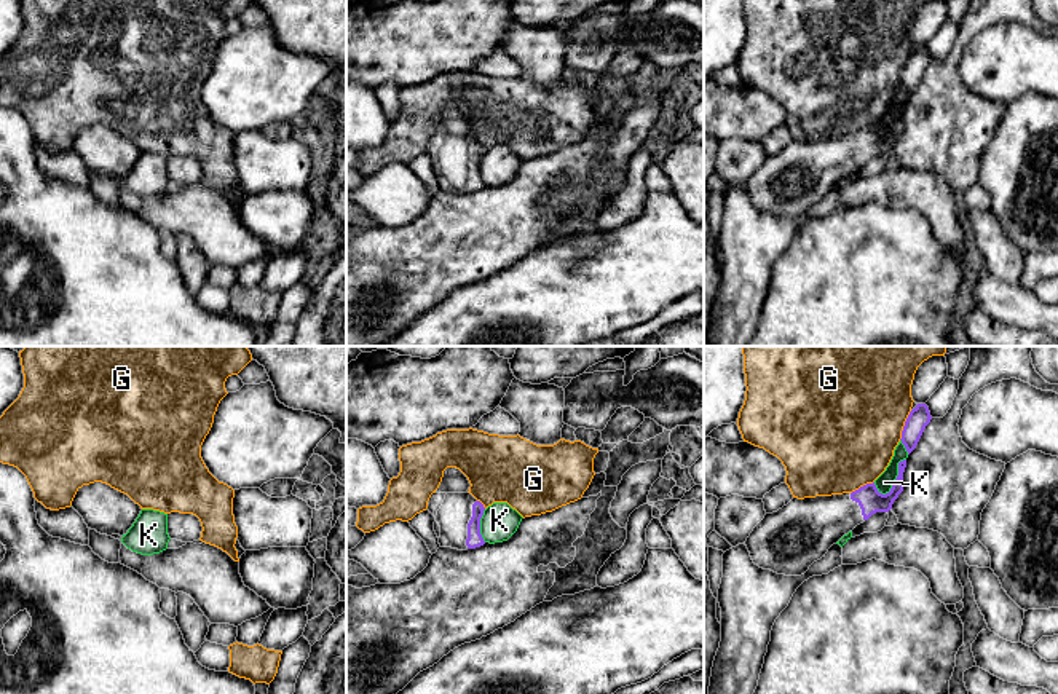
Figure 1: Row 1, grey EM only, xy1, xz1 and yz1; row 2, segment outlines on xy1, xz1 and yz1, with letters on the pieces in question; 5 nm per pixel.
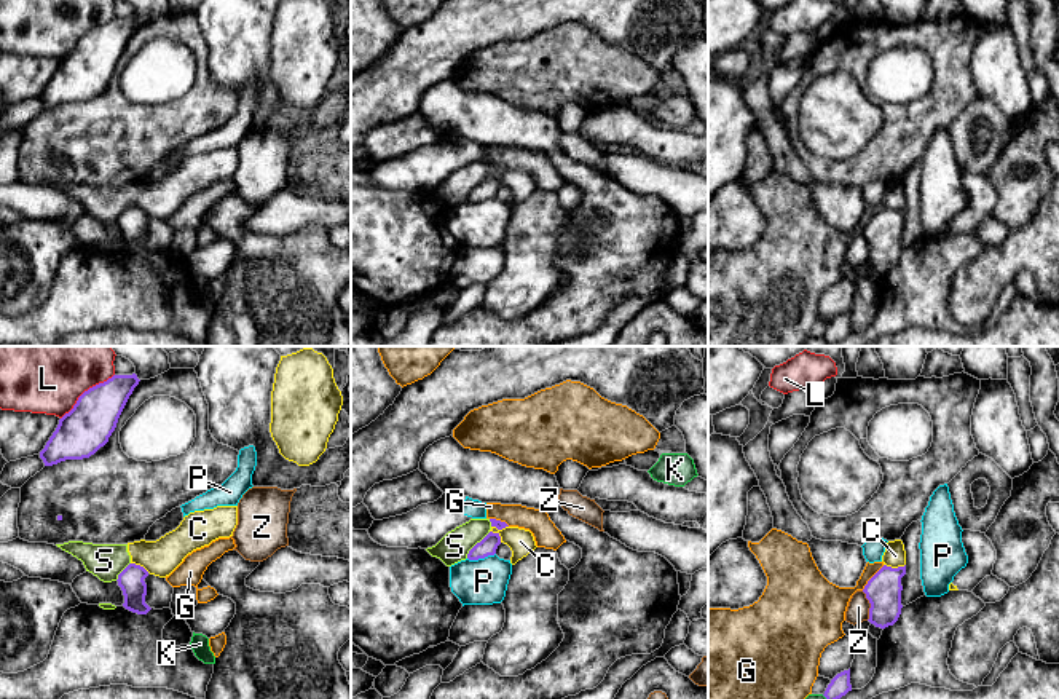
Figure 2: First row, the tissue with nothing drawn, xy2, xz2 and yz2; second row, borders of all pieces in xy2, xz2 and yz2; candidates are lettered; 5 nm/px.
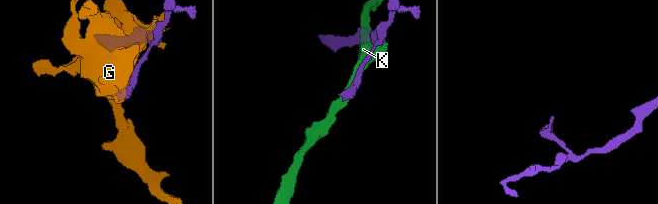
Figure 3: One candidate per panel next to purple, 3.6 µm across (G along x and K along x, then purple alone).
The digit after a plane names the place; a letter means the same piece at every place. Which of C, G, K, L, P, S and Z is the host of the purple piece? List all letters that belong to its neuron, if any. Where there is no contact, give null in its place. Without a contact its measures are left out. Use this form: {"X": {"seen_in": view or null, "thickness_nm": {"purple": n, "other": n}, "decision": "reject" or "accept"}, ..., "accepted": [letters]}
{"C": {"seen_in": "yz2", "thickness_nm": {"purple": 180, "other": 110}, "decision": "reject"}, "G": {"seen_in": "yz1", "thickness_nm": {"purple": 110, "other": 480}, "decision": "reject"}, "K": {"seen_in": "yz1", "thickness_nm": {"purple": 120, "other": 90}, "decision": "reject"}, "L": {"seen_in": "xy2", "thickness_nm": {"purple": 240, "other": 500}, "decision": "reject"}, "P": {"seen_in": "xz2", "thickness_nm": {"purple": 90, "other": 240}, "decision": "reject"}, "S": {"seen_in": "xz2", "thickness_nm": {"purple": 90, "other": 150}, "decision": "reject"}, "Z": {"seen_in": "yz2", "thickness_nm": {"purple": 180, "other": 110}, "decision": "reject"}, "accepted": []}

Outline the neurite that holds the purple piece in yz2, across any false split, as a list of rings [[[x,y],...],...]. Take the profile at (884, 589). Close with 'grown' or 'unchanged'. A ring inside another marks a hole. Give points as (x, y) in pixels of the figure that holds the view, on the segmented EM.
[[[884,565],[864,586],[863,592],[871,603],[868,621],[876,627],[885,629],[898,621],[904,575],[906,565],[898,568]]]; unchanged

